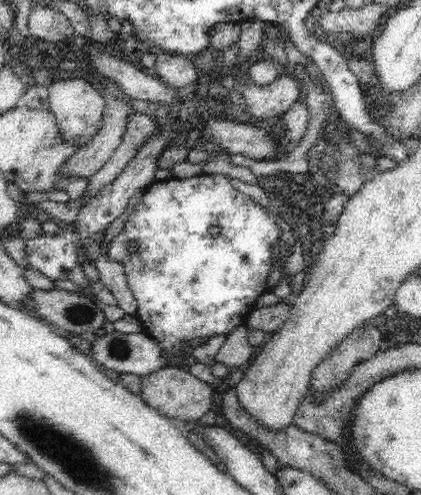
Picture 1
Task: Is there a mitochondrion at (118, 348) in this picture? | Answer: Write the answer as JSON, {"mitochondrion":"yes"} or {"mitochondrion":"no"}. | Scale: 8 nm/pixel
{"mitochondrion":"yes"}

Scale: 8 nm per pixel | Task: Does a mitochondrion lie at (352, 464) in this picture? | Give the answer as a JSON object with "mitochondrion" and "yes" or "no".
{"mitochondrion":"no"}

